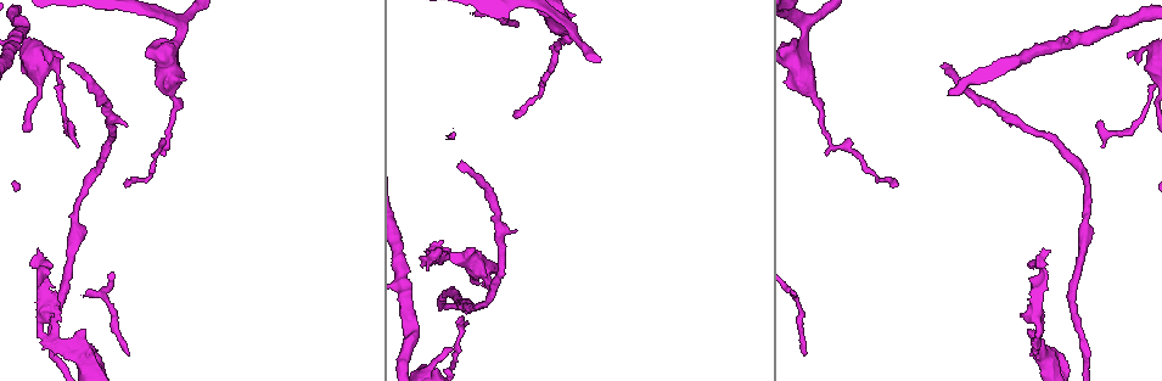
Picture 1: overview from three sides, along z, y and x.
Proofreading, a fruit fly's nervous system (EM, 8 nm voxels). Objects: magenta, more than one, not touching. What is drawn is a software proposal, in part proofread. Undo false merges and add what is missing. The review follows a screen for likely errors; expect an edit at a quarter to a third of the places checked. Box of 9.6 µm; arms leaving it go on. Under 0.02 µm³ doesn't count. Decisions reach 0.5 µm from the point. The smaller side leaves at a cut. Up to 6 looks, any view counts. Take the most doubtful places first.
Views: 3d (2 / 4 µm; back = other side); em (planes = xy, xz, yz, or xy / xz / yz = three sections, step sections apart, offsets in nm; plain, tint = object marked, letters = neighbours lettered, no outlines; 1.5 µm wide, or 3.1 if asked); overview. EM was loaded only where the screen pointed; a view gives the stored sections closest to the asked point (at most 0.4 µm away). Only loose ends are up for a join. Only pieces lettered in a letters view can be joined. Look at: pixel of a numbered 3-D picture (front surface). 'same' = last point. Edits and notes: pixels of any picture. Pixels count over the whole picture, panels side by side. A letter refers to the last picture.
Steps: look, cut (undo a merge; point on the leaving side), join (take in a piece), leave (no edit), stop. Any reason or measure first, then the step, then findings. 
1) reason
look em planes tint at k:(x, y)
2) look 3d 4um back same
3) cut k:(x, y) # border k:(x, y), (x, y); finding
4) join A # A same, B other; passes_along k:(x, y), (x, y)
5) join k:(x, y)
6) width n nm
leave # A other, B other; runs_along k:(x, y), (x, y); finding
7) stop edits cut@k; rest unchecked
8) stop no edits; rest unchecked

branch stops here
look 3d 2um at 1:(946, 68)

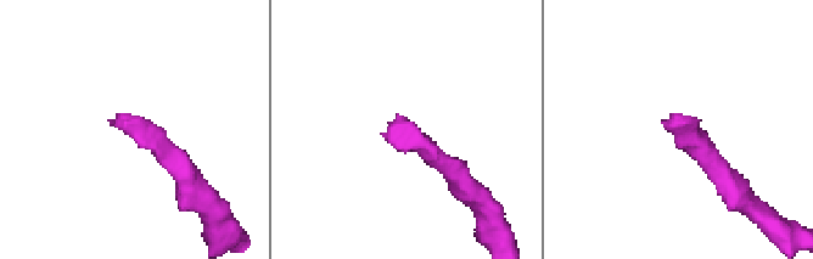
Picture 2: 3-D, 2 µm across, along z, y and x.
look em planes letters at 2:(382, 135)

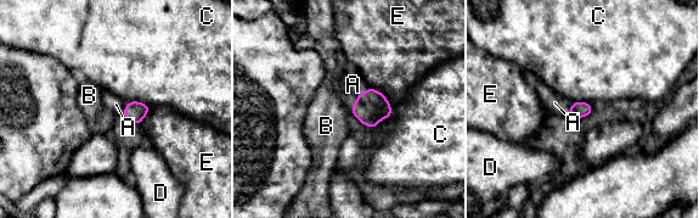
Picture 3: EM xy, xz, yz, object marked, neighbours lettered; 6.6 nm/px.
width 110 nm
join A # A same, B other, C other, D other, E other; passes_along 3:(371, 106), (359, 95), (353, 84); it goes on there

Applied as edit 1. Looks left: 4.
look overview

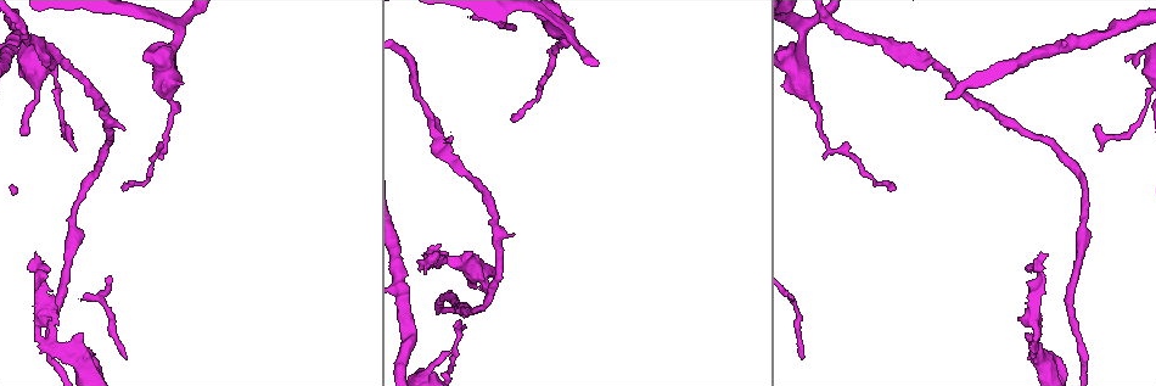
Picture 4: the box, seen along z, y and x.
end of a long branch
look 3d 2um at 4:(1099, 151)

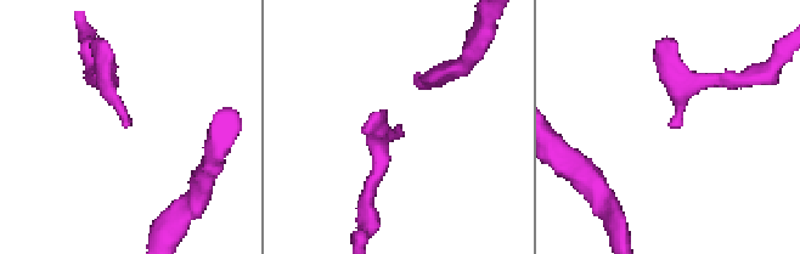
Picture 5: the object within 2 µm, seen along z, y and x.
look em yz step 8 letters at 5:(396, 124)

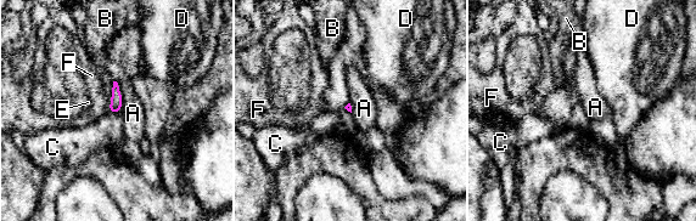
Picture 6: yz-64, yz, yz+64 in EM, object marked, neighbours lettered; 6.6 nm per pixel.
look em planes letters same

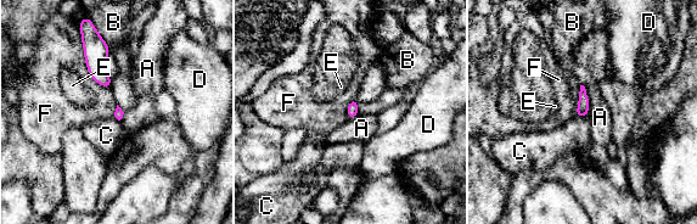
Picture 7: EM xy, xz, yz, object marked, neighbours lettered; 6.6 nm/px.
longest_contact F 400 nm
leave # A other, B other, C other, D other, E other, F other; border 7:(80, 38), (88, 73), (111, 89); none of them fits

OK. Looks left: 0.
stop edits join@3; rest unchecked

